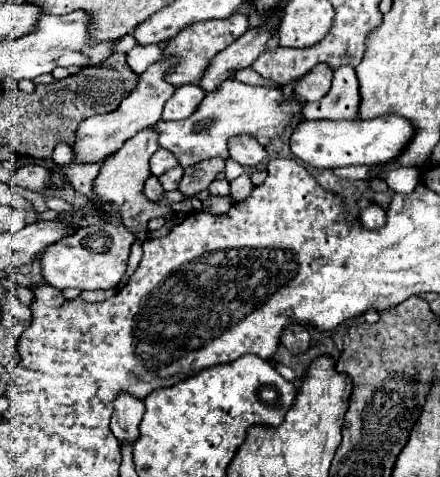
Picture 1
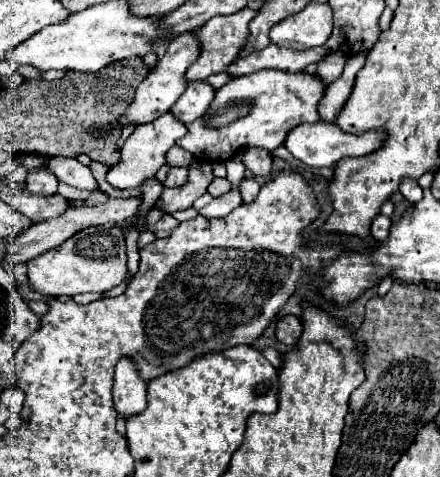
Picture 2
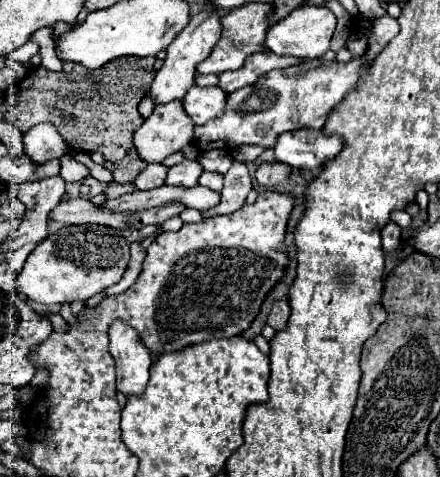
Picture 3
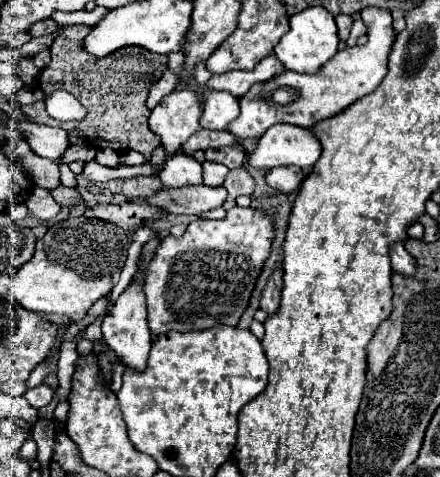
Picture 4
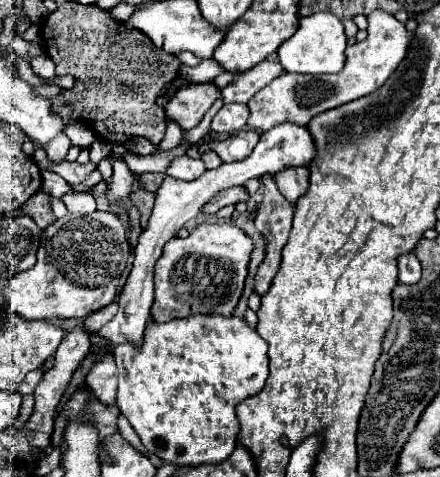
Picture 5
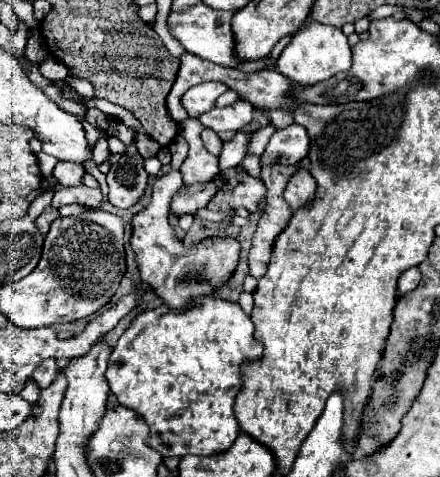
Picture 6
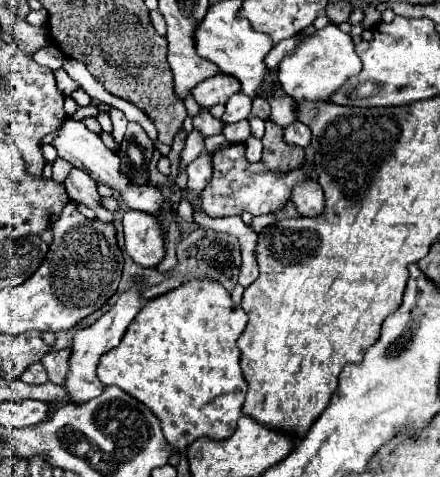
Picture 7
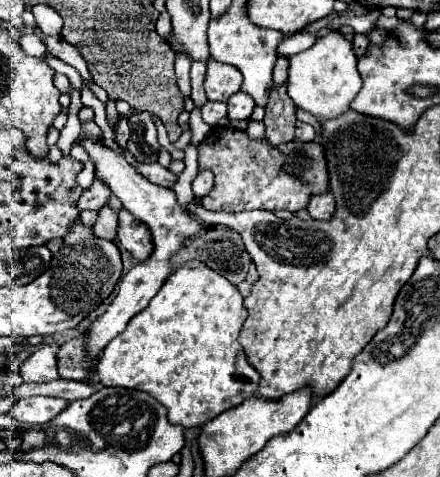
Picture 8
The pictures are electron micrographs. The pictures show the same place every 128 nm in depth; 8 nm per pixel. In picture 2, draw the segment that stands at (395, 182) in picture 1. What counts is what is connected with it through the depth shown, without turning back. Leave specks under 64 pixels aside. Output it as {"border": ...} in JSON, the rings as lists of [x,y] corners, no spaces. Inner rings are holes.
{"border":[[[402,180],[402,186],[400,186],[400,192],[404,194],[404,198],[412,204],[420,202],[422,200],[422,188],[418,186],[418,182],[414,180]]]}

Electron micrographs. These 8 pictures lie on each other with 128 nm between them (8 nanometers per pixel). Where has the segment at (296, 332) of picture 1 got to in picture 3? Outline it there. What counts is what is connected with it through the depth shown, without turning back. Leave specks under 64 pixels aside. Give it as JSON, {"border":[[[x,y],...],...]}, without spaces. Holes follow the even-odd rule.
{"border":[[[278,300],[276,304],[272,304],[272,310],[268,314],[268,324],[274,328],[274,330],[282,330],[288,322],[288,316],[290,316],[290,306],[286,300]]]}

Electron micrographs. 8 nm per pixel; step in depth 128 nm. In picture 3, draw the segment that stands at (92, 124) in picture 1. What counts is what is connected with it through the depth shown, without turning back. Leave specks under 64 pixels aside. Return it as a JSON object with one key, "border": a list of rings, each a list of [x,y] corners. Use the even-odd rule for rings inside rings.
{"border":[[[204,4],[202,10],[194,16],[190,16],[190,22],[188,26],[176,36],[176,40],[166,48],[166,60],[164,60],[164,66],[156,72],[156,78],[154,78],[154,84],[152,84],[152,90],[148,92],[156,104],[166,104],[170,100],[176,100],[176,98],[182,98],[188,88],[194,84],[194,76],[196,76],[196,66],[206,60],[210,56],[210,52],[214,50],[214,46],[218,44],[220,36],[222,36],[222,22],[220,22],[222,14],[220,10],[216,10],[212,4]]]}

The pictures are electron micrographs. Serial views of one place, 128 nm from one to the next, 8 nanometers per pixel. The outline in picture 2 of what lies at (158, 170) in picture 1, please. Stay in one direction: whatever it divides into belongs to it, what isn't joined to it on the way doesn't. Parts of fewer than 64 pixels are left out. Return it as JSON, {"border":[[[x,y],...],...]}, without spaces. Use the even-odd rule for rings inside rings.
{"border":[[[172,146],[172,150],[168,150],[168,164],[170,166],[190,166],[194,162],[196,162],[196,158],[190,156],[190,152],[186,152],[180,146]]]}

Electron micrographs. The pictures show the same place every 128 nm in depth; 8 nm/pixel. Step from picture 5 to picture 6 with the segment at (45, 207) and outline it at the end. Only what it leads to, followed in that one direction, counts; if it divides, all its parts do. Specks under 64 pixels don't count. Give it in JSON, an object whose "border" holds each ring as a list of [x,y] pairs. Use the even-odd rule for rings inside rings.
{"border":[[[54,208],[44,210],[44,212],[36,218],[36,228],[46,236],[46,234],[48,234],[48,230],[50,230],[50,222],[52,222],[56,216],[58,216],[58,210],[54,210]]]}

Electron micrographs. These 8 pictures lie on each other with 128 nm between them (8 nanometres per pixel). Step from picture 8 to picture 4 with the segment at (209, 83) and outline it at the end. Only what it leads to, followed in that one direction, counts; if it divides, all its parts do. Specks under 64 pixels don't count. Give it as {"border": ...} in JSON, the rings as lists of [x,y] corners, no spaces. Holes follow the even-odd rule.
{"border":[[[178,88],[164,96],[162,102],[152,110],[150,128],[160,134],[162,146],[168,154],[176,154],[180,146],[198,132],[200,118],[204,112],[204,100],[198,90]]]}

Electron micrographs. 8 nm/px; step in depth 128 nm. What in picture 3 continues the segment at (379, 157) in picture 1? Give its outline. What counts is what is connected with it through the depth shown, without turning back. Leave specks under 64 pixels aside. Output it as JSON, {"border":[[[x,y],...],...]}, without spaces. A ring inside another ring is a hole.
{"border":[[[300,130],[282,132],[276,140],[274,158],[292,168],[320,168],[328,158],[334,158],[342,150],[340,136],[324,136],[322,132]]]}

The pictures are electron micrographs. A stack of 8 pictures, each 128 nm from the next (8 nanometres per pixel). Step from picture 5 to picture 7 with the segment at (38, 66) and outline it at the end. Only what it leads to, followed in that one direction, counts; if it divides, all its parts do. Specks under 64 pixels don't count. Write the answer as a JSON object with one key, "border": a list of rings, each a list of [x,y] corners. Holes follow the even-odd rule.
{"border":[[[62,68],[54,72],[54,78],[56,78],[56,84],[58,84],[58,90],[60,90],[64,96],[72,96],[72,92],[80,88],[78,82],[74,82],[74,80],[66,74],[66,70],[62,70]]]}

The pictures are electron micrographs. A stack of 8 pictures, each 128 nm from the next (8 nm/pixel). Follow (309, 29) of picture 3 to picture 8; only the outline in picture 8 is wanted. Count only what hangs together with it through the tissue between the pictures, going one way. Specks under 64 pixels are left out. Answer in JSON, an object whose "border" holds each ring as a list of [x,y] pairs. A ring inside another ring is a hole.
{"border":[[[330,32],[324,38],[318,38],[312,48],[290,56],[288,70],[288,96],[294,104],[310,112],[316,120],[330,120],[346,114],[350,102],[362,88],[362,78],[356,70],[356,56],[352,42],[344,40],[340,32]]]}

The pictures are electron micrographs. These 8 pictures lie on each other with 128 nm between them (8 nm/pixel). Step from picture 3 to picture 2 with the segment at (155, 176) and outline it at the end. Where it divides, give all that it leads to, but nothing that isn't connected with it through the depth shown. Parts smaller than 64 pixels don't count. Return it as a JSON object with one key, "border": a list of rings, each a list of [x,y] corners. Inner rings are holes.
{"border":[[[148,178],[148,180],[144,180],[144,182],[140,184],[140,188],[142,188],[142,200],[144,200],[144,204],[142,204],[142,208],[140,208],[140,216],[144,216],[144,214],[152,208],[150,204],[160,198],[160,194],[162,194],[162,190],[164,190],[164,184],[158,182],[156,178]]]}

